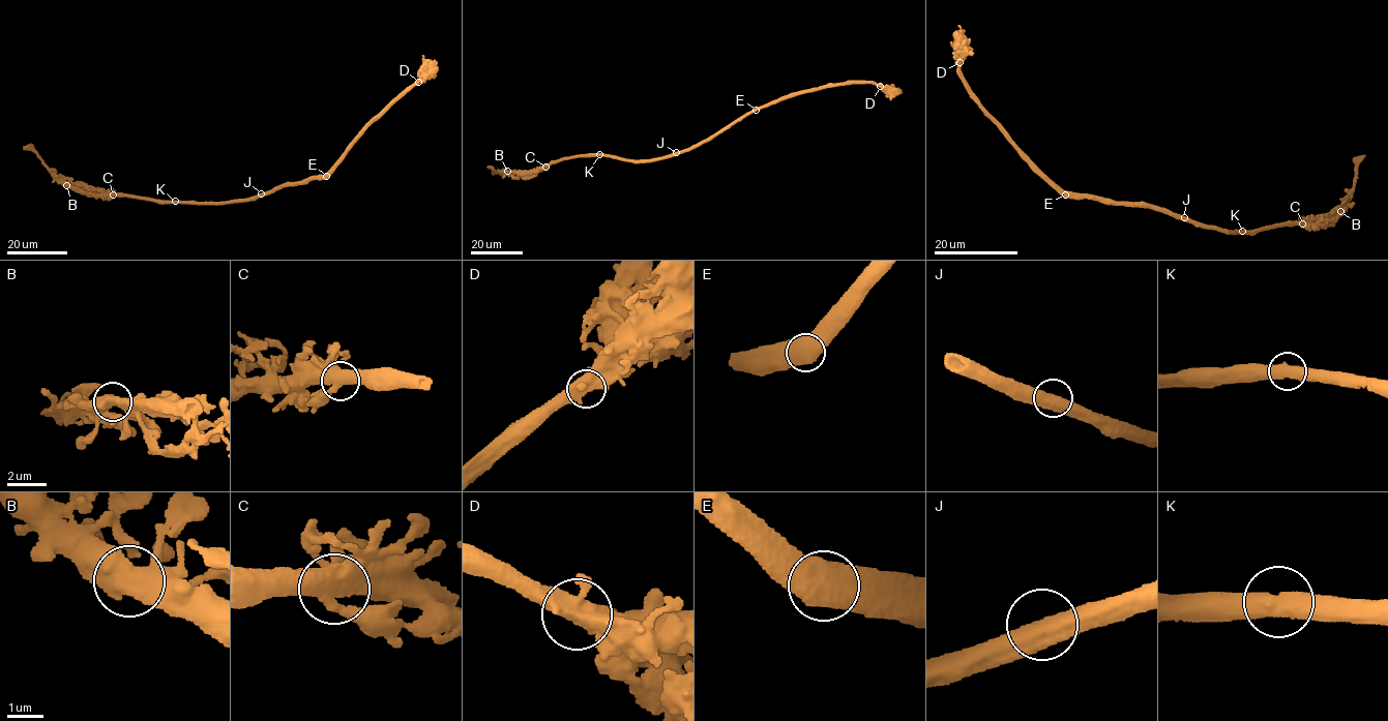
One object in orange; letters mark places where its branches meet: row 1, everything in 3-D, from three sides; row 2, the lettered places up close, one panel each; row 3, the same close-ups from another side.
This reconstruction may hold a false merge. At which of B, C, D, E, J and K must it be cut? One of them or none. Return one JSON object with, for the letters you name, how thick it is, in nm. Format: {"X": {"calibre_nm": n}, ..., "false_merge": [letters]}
{"false_merge": []}

